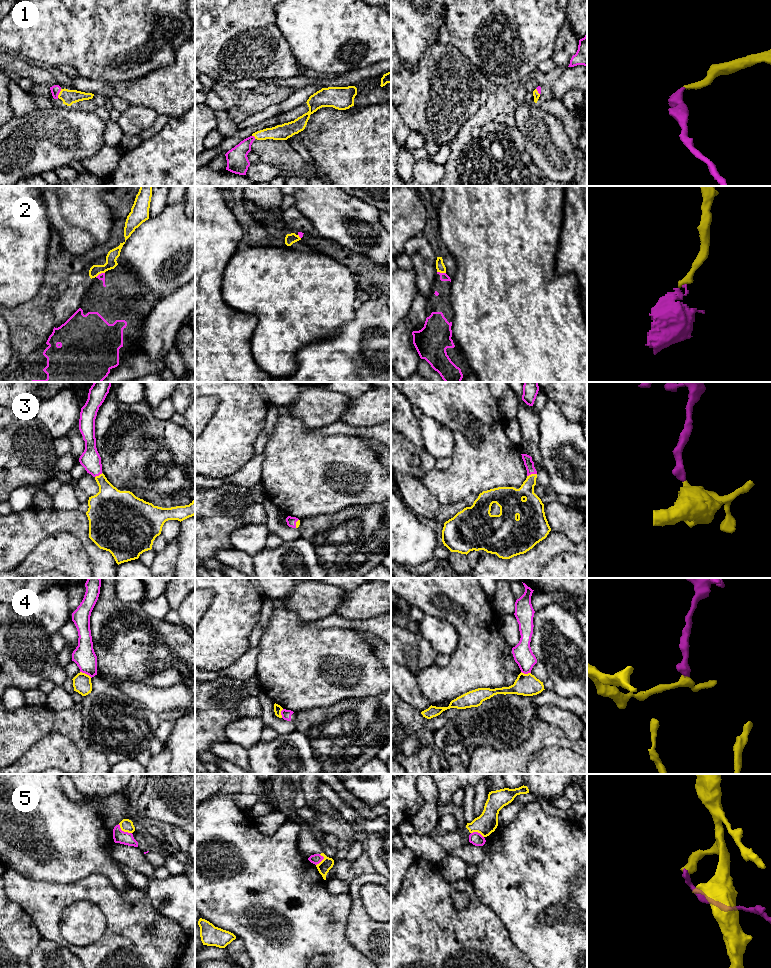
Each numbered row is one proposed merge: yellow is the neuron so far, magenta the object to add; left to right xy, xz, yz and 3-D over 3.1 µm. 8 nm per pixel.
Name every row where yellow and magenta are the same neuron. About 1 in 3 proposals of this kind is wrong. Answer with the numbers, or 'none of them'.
1, 3

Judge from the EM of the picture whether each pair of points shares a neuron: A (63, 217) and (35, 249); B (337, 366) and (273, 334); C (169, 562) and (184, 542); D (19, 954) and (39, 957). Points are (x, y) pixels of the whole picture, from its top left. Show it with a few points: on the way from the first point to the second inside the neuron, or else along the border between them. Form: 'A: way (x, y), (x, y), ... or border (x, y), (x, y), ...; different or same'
A: border (46, 206), (48, 220), (52, 229); different
B: border (323, 340), (308, 343), (298, 351), (295, 371); different
C: border (174, 539), (178, 551), (175, 567); different
D: border (42, 938), (28, 957); different

